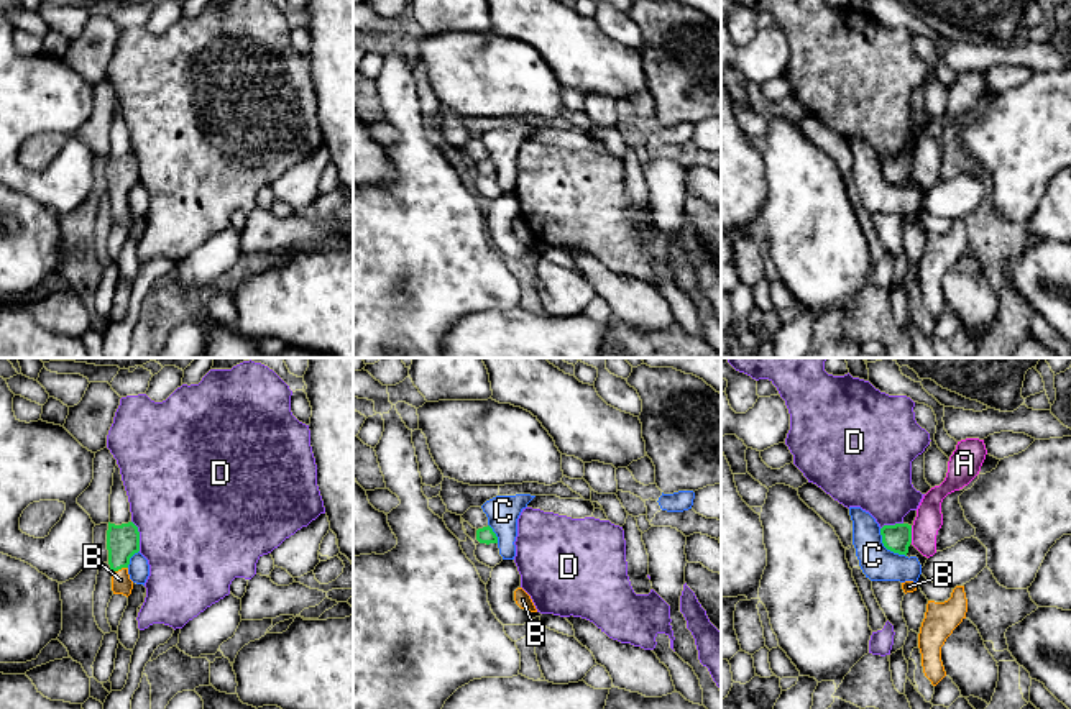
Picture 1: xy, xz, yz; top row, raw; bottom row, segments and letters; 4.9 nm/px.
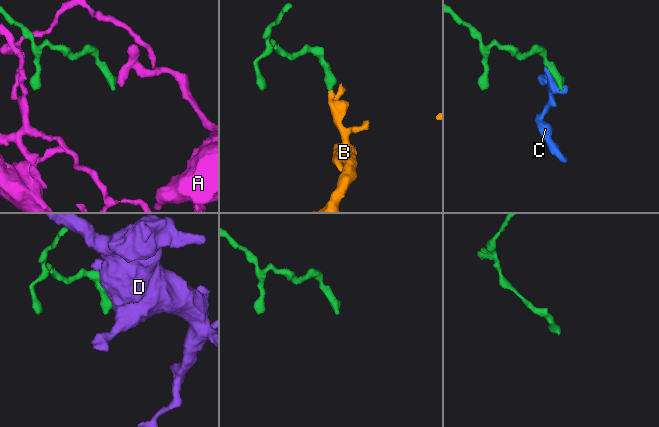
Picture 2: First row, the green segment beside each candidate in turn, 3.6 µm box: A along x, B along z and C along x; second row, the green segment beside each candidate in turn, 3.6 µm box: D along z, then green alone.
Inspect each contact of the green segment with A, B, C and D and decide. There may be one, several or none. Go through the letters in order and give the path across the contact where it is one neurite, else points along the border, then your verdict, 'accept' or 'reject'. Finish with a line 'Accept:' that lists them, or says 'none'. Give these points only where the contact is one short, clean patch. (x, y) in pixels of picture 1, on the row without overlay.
A: border along yz (910, 158), (912, 174); reject
B: runs through xy (122, 173), (119, 201), (120, 212); accept
C: border along yz (879, 161), (882, 176), (905, 189); reject
D: reject
Accept: B

